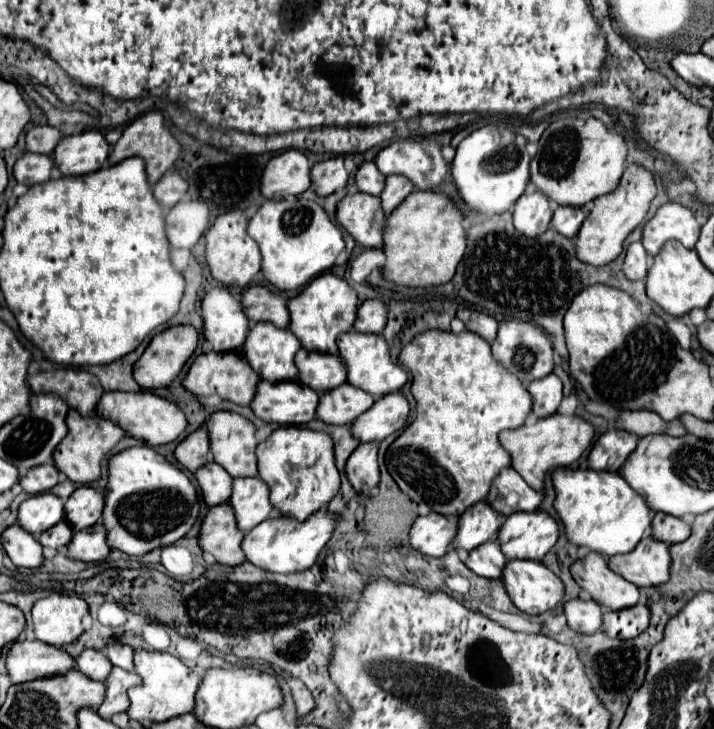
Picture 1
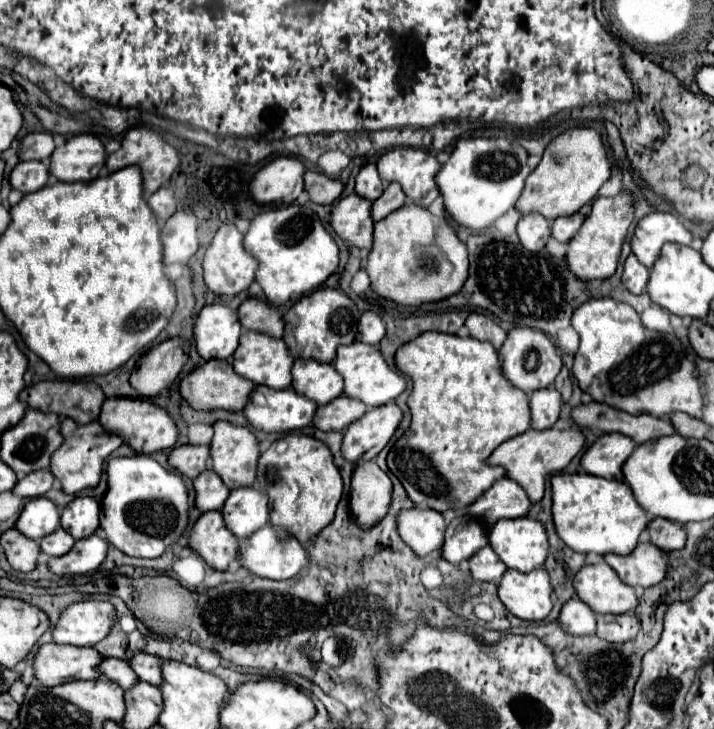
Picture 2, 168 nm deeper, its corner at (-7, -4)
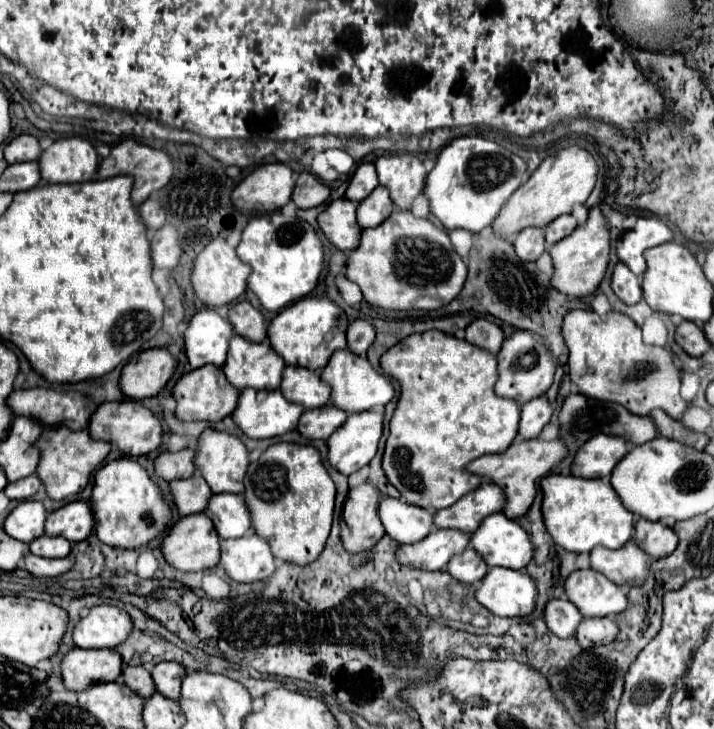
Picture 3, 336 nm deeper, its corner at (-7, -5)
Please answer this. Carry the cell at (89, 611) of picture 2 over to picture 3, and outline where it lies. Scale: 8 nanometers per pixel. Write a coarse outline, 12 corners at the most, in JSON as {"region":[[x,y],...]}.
{"region":[[95,605],[73,641],[83,649],[115,647],[131,633],[129,615]]}

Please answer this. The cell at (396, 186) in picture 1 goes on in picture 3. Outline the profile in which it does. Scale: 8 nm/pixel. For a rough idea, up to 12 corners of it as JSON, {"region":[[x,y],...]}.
{"region":[[383,185],[359,203],[357,221],[363,229],[377,227],[393,211]]}

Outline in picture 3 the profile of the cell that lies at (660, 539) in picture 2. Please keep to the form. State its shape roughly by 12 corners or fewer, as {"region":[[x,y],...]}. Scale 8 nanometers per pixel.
{"region":[[639,519],[633,541],[653,559],[677,547],[671,527]]}

